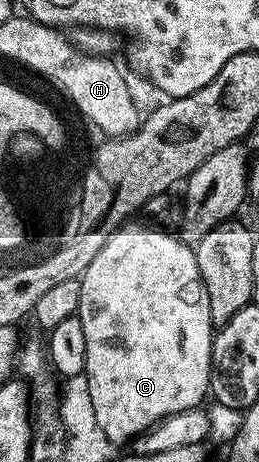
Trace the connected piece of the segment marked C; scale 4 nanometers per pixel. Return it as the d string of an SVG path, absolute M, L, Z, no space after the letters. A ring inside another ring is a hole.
M123 224L112 236L108 236L108 244L96 252L92 264L80 279L80 304L76 317L84 324L84 348L86 349L86 376L89 395L92 396L93 411L96 412L97 423L108 440L115 444L133 443L156 425L160 420L172 416L176 412L184 412L193 406L202 406L210 394L210 350L214 347L216 327L210 323L208 312L208 292L202 283L202 277L196 264L194 246L182 241L181 237L165 234L162 230L153 230L150 226L130 226Z

